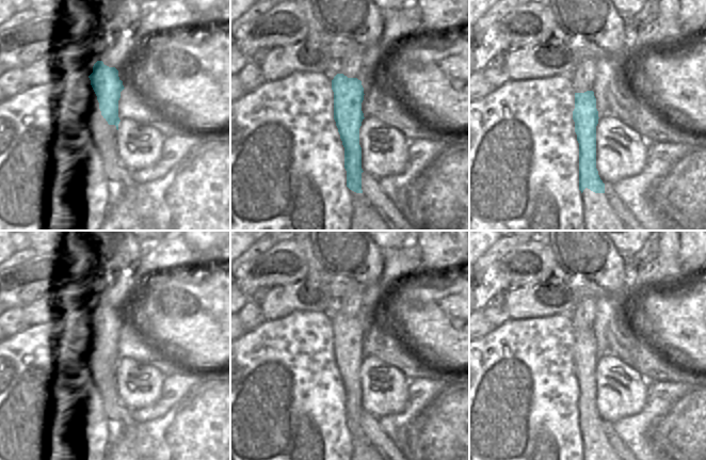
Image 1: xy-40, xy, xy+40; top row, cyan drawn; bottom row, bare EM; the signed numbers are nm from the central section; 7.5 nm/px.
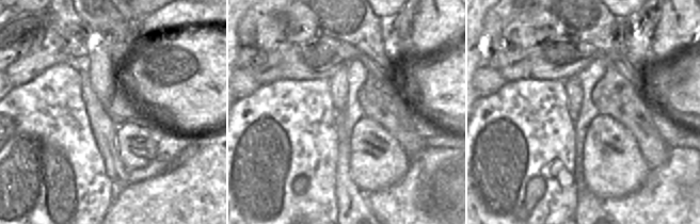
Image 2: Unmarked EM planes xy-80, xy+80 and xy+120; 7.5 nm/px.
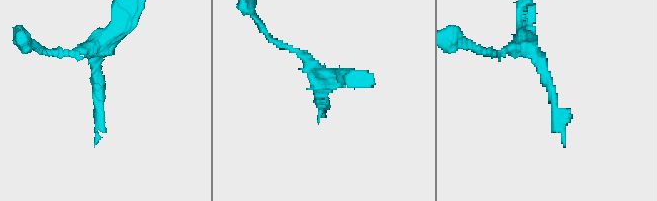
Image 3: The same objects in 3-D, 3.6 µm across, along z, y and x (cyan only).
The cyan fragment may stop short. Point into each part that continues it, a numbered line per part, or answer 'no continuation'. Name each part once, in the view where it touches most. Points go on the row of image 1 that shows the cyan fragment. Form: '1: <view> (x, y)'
1: xy+40 (597, 213)

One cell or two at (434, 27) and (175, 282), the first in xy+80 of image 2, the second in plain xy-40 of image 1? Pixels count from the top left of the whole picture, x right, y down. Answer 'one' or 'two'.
two

